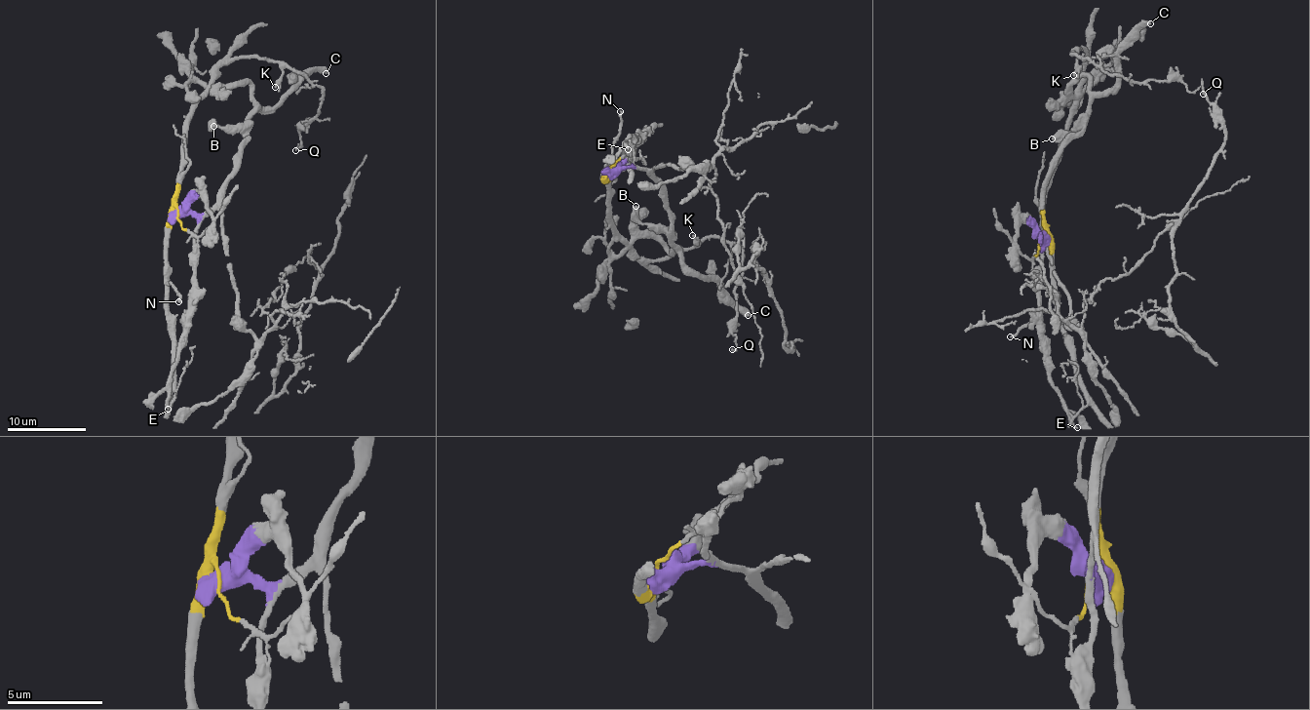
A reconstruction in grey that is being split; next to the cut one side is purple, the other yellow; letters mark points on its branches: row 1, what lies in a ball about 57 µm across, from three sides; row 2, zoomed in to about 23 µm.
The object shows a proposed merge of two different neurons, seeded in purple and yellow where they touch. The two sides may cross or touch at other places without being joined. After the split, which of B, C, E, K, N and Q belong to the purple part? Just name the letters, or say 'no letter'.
B, C, E

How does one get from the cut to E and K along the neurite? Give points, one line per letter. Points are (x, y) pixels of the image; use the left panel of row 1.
E: (176, 210), (197, 218), (190, 317), (177, 362), (171, 374), (169, 410)
K: (176, 210), (186, 123), (211, 74), (235, 59), (257, 57), (280, 64), (282, 81), (274, 87)

